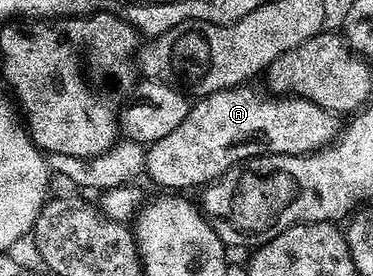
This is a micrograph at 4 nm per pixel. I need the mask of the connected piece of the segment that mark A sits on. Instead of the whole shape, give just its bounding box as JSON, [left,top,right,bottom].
[144,84,341,192]

